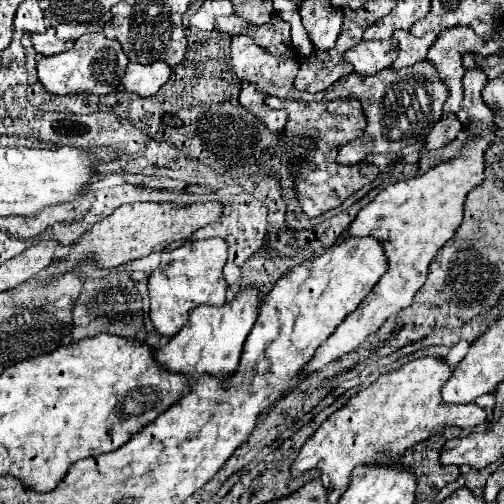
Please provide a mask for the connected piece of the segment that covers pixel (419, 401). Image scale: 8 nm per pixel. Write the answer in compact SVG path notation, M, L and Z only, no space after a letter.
M431 356L413 360L395 372L379 376L371 386L367 386L365 390L351 396L343 408L333 412L317 428L317 432L303 444L297 460L293 462L293 476L299 476L303 472L317 468L321 474L329 476L331 488L339 490L343 494L349 484L349 474L355 466L399 466L399 462L403 460L405 452L411 446L419 444L421 440L427 440L437 430L451 428L451 426L469 430L473 426L483 424L487 420L487 412L483 408L479 408L475 404L459 404L459 406L457 404L443 404L441 388L449 380L449 376L451 376L451 368L443 360L437 360Z

